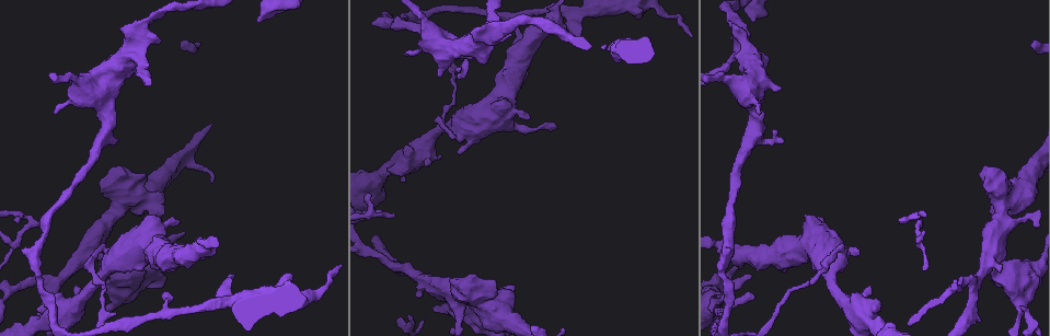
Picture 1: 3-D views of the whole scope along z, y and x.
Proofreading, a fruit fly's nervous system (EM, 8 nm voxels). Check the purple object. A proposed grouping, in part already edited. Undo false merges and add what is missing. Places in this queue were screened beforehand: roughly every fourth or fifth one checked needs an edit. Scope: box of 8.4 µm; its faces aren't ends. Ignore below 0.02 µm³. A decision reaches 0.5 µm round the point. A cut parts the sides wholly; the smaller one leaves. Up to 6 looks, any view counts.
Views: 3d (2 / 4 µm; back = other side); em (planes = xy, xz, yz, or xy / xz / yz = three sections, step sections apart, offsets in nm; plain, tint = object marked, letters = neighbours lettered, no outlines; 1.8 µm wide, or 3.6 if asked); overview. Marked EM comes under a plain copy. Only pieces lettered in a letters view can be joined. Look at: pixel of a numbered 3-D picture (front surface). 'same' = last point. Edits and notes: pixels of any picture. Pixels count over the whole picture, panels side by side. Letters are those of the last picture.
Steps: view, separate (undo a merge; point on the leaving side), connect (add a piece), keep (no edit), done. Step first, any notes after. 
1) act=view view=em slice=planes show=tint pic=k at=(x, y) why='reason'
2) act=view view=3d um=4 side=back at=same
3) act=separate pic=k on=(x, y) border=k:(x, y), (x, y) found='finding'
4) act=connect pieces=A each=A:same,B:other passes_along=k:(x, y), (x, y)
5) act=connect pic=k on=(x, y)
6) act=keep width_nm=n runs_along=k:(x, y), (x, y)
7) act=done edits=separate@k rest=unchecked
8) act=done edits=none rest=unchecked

act=view view=3d um=2 pic=1 at=(92, 252) why='sharp bend'

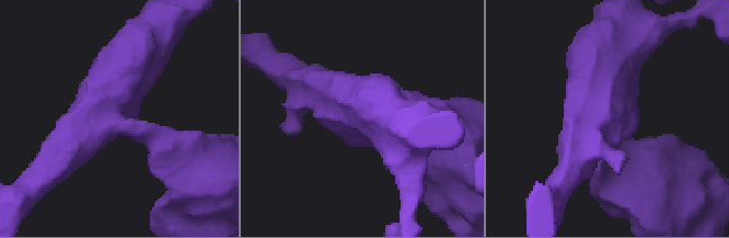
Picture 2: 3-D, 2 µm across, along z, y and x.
act=view view=em slice=planes show=letters pic=2 at=(353, 100) arms=3 arm_widths_nm=260,260,400

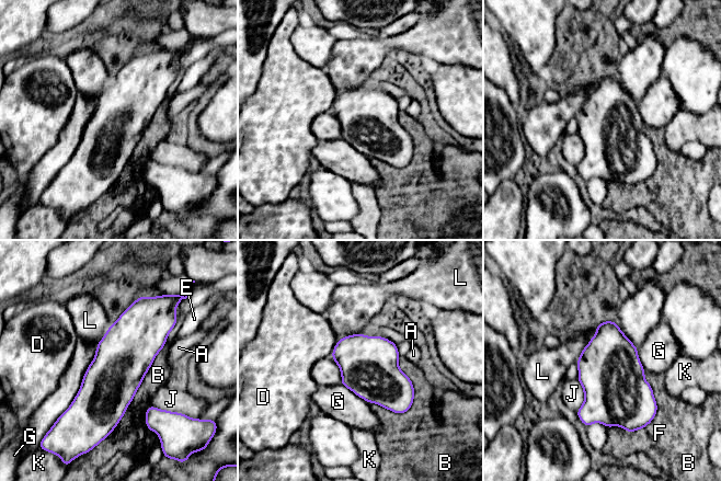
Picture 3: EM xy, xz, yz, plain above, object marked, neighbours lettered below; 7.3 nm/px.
act=keep each=A:other,B:other,D:other,E:other,F:other,G:other,J:other,K:other,L:other border=3:(596, 328), (595, 334), (576, 359) found='all the same neuron'

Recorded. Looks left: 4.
act=view view=3d um=4 pic=1 at=(458, 153) why='stops while still wide'

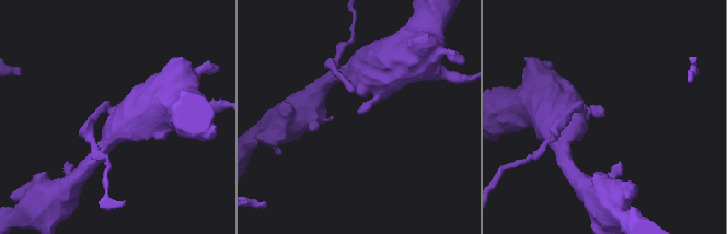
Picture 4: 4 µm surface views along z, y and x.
act=view view=em slice=xy step=4 show=tint pic=4 at=(358, 113)

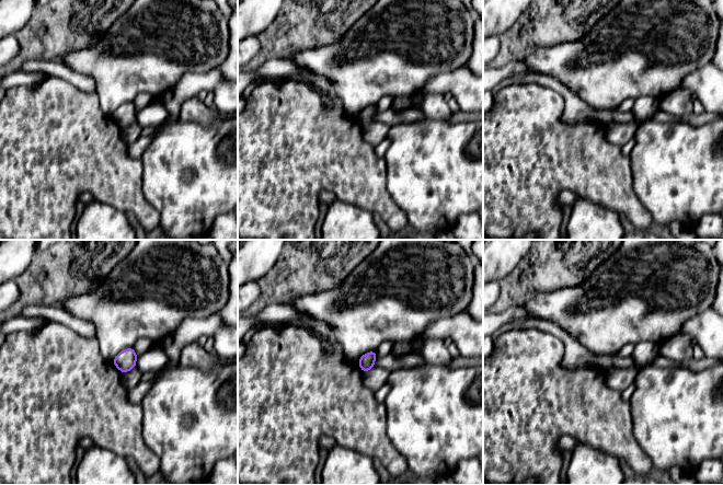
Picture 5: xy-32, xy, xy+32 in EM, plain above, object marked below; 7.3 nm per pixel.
act=view view=em slice=xz step=4 show=letters at=same why='cut it another way'

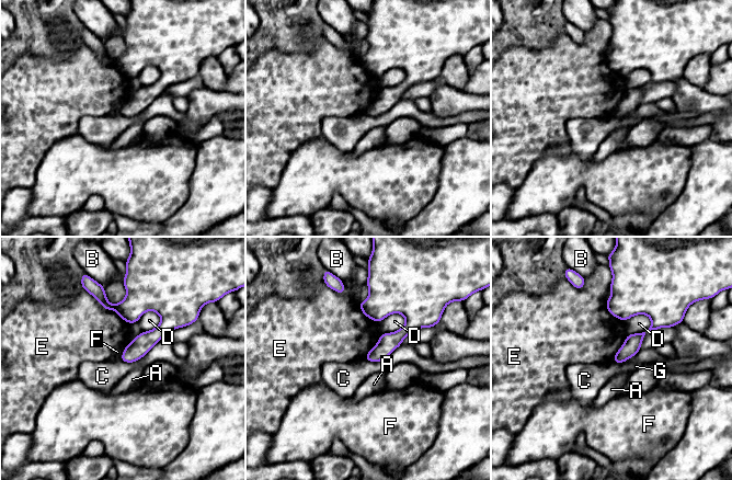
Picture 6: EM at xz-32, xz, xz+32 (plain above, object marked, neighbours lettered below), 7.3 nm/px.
act=separate pic=6 on=(144, 294) each=A:other,B:other,C:other,D:other,E:other,F:other,G:other border=6:(113, 306), (114, 309) found='two neurons meet here'

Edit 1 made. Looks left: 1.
act=view view=em slice=planes show=letters pic=1 at=(163, 296) why='tapers out'

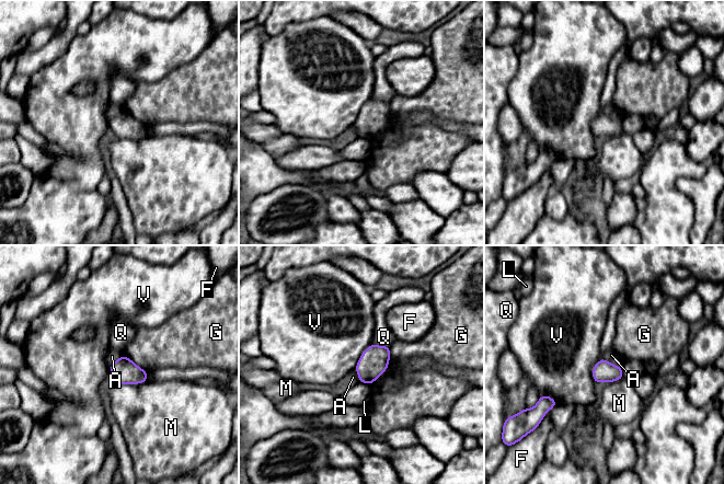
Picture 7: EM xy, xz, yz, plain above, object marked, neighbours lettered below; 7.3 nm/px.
act=keep each=A:other,F:other,G:other,L:other,M:other,Q:other,V:other found='no lettered piece goes on from it'

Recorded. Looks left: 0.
act=done edits=separate@6 rest=unchecked

